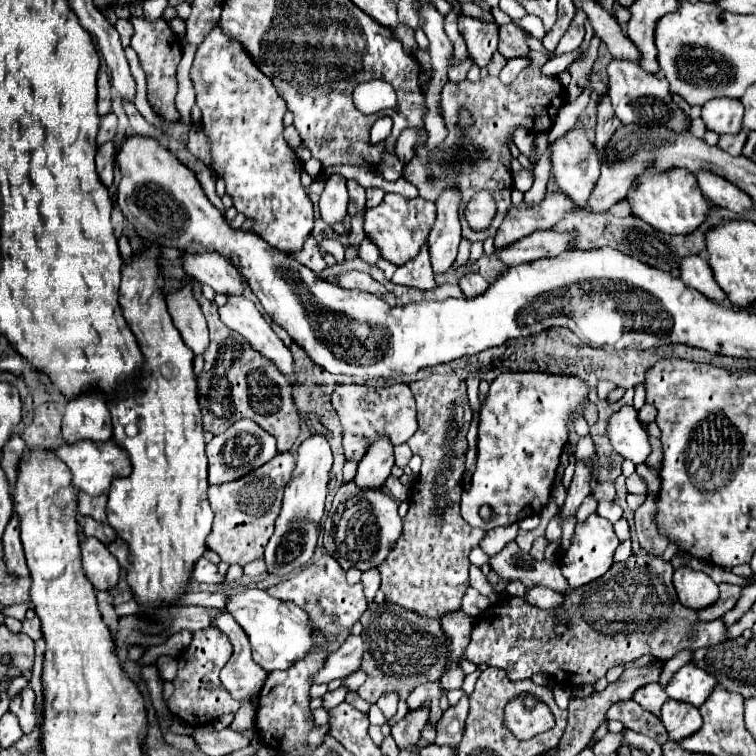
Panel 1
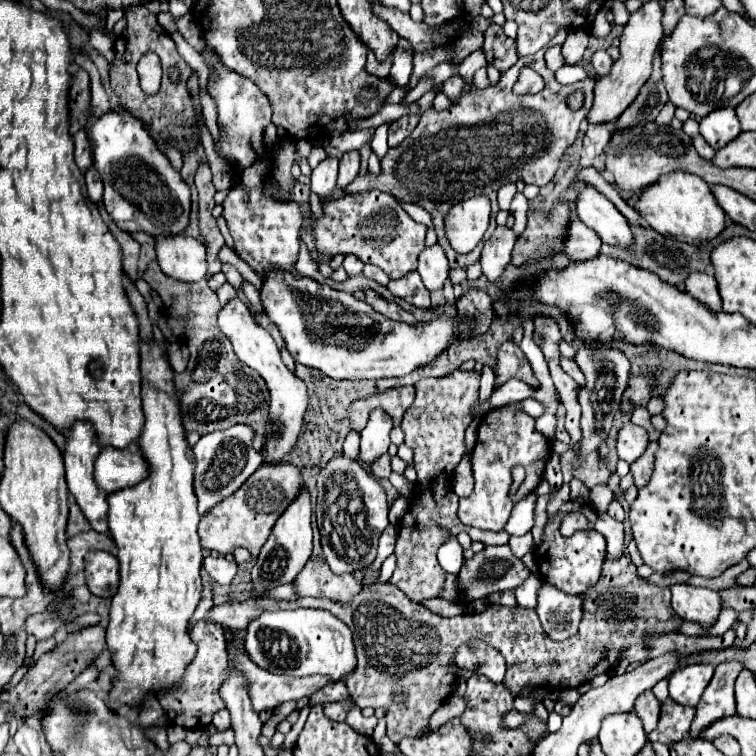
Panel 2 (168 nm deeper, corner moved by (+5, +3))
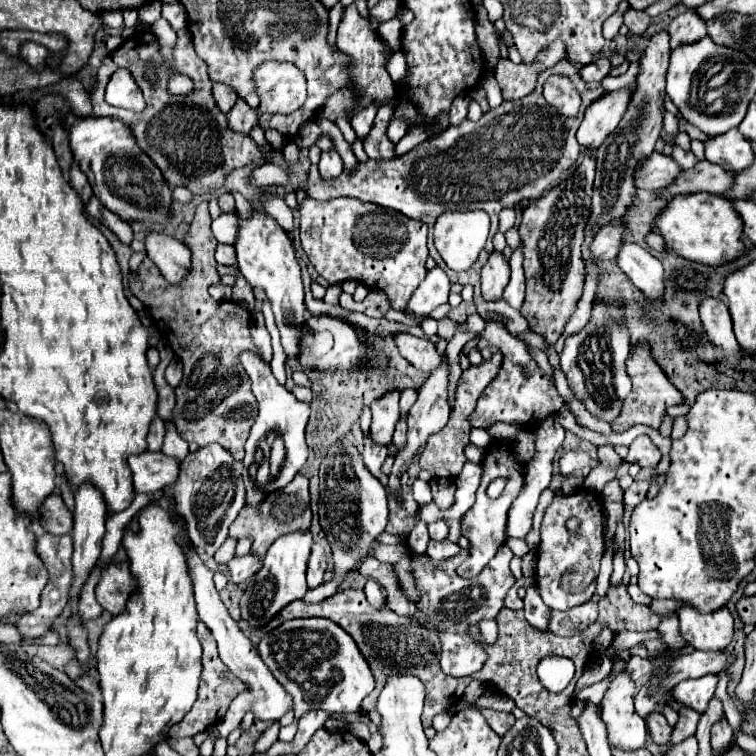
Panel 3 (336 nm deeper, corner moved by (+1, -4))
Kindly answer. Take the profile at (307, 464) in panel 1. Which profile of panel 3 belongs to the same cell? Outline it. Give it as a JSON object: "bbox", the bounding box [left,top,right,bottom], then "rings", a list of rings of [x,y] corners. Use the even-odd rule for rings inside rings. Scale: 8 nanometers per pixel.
{"bbox":[240,531,312,627],"rings":[[[294,531],[288,535],[282,535],[276,539],[264,559],[262,569],[252,575],[248,581],[248,589],[244,591],[244,597],[240,599],[242,617],[248,619],[252,627],[262,627],[268,619],[272,619],[280,609],[284,609],[290,601],[302,599],[308,591],[306,587],[306,565],[308,555],[312,551],[312,533],[310,531]]]}

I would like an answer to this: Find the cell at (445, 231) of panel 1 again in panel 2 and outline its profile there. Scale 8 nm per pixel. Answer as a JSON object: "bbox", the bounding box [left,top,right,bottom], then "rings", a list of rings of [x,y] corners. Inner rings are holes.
{"bbox":[418,244,448,292],"rings":[[[434,244],[432,248],[422,250],[418,258],[418,274],[422,278],[422,284],[428,292],[440,290],[448,278],[448,260],[444,256],[444,250]]]}

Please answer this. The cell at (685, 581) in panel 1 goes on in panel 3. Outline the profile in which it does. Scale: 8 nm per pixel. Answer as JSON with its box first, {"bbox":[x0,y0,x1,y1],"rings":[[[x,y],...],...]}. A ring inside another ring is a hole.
{"bbox":[680,607,734,651],"rings":[[[680,607],[680,635],[686,643],[700,651],[722,651],[732,641],[734,621],[728,607],[712,611],[712,615],[700,615],[696,607]]]}

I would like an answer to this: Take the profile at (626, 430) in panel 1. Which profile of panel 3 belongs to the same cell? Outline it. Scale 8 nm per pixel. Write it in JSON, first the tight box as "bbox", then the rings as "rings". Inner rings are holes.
{"bbox":[626,435,660,467],"rings":[[[640,435],[632,441],[626,461],[638,463],[640,467],[656,467],[660,461],[660,451],[656,449],[656,445],[650,441],[648,435]]]}

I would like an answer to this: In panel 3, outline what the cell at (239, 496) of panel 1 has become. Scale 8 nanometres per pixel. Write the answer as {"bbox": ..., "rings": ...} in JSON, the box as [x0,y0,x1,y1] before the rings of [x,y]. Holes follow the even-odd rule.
{"bbox":[230,475,312,557],"rings":[[[296,475],[284,489],[280,491],[272,491],[272,495],[266,495],[264,501],[256,507],[252,505],[244,505],[238,513],[238,517],[234,519],[232,527],[230,527],[230,537],[232,539],[242,539],[242,537],[252,537],[252,555],[256,557],[264,557],[268,547],[286,533],[298,531],[298,529],[308,529],[312,521],[312,513],[310,513],[310,495],[308,495],[308,479],[304,475]]]}

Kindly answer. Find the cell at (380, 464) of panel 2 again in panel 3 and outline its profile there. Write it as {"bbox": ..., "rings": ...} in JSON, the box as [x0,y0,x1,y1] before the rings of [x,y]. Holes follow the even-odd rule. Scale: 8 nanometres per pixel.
{"bbox":[364,439,388,486],"rings":[[[366,439],[366,445],[364,445],[364,463],[370,469],[370,473],[380,479],[383,486],[388,484],[388,475],[382,473],[382,463],[384,463],[386,457],[388,457],[388,449],[386,447],[378,447],[370,439]]]}

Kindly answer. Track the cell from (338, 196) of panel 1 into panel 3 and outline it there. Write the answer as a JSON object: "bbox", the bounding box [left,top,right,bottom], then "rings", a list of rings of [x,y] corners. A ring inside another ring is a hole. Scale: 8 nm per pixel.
{"bbox":[318,149,344,181],"rings":[[[334,149],[328,151],[328,153],[322,153],[318,167],[320,167],[320,175],[322,175],[324,181],[332,181],[344,171],[342,169],[342,159]]]}

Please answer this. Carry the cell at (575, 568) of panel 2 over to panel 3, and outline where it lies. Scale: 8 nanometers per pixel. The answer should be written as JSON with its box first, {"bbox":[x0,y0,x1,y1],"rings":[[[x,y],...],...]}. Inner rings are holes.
{"bbox":[536,489,604,609],"rings":[[[578,489],[570,497],[558,495],[554,503],[546,509],[540,533],[540,545],[536,549],[536,585],[544,603],[550,609],[572,609],[594,597],[596,577],[600,569],[600,559],[604,555],[602,539],[602,505],[600,497],[592,491]],[[570,517],[580,519],[576,533],[568,533],[566,521]]]}

